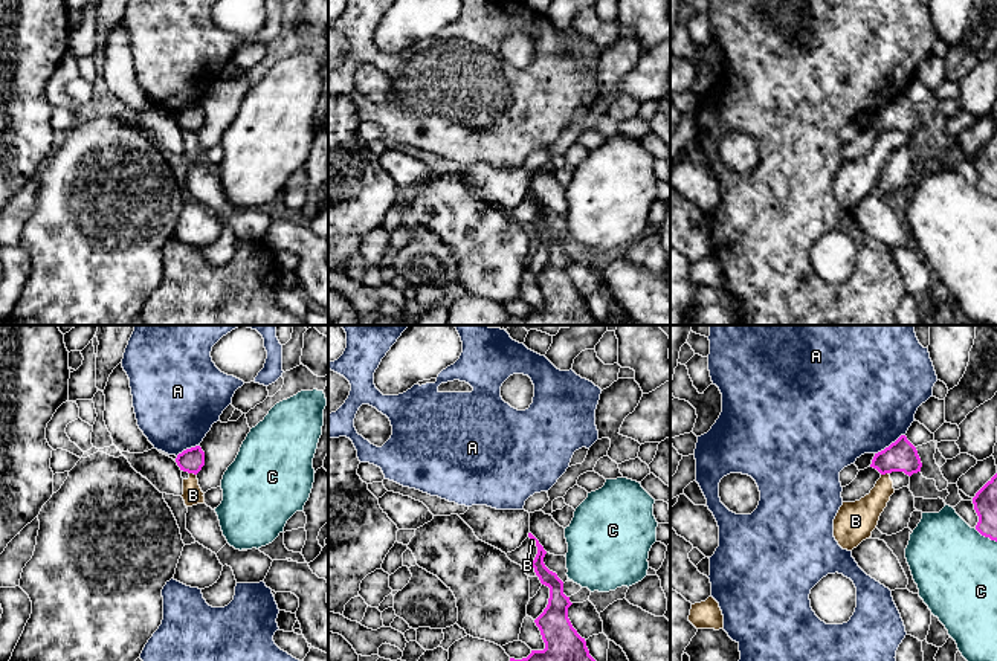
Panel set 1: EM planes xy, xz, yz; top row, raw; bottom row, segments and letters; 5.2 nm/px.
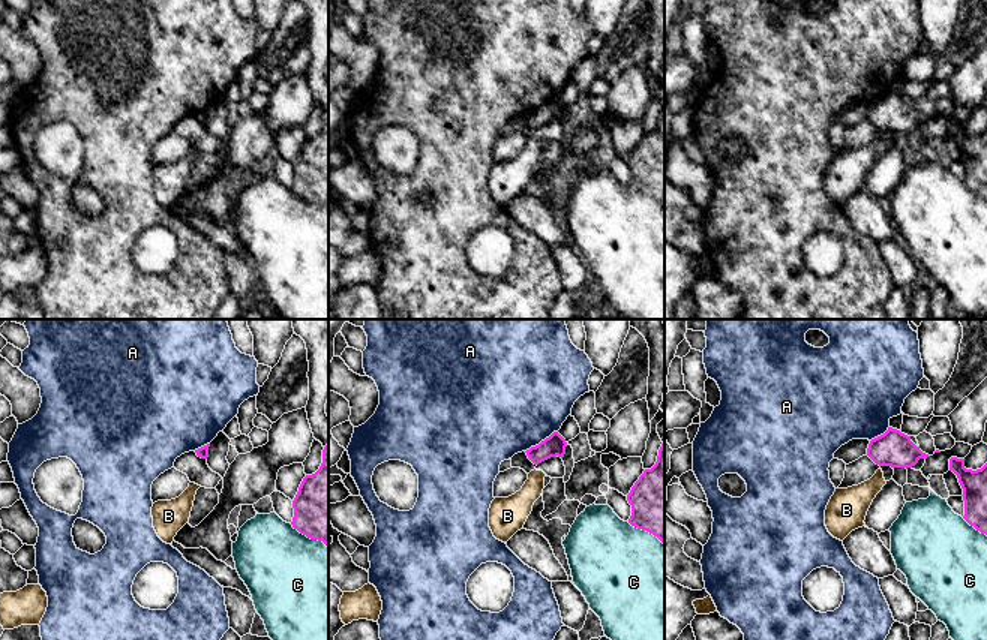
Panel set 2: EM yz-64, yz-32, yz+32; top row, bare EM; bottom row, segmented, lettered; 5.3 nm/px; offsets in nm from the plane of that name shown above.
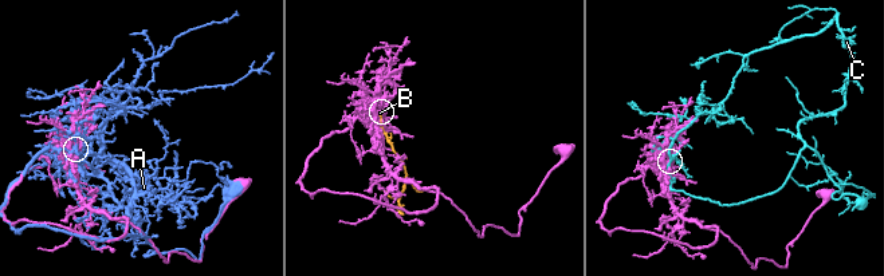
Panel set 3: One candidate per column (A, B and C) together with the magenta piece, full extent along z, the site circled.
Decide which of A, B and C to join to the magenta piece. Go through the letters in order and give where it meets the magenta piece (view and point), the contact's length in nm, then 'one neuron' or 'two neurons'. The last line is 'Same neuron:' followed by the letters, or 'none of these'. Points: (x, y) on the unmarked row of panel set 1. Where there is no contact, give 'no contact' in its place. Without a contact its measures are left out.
A: contact yz (890, 103); length 190 nm; two neurons
B: contact xy (193, 130); length 40 nm; two neurons
C: contact yz (985, 194); length 140 nm; two neurons
Same neuron: none of these

